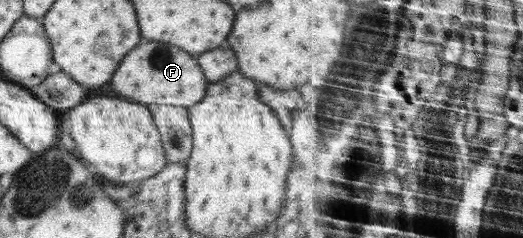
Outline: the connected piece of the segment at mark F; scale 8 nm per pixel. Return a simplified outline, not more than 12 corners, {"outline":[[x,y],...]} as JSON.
{"outline":[[145,42],[110,88],[127,101],[189,108],[209,82],[197,56]]}

